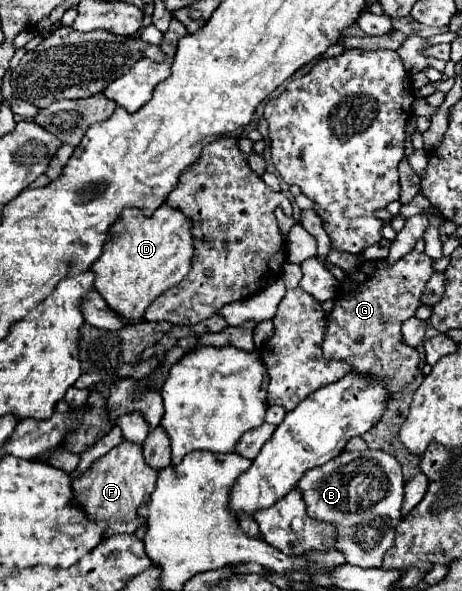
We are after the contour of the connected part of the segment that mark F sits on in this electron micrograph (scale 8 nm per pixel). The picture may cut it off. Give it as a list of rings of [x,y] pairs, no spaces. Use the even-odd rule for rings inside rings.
[[[122,440],[106,456],[96,460],[88,468],[88,472],[84,472],[80,478],[72,482],[72,490],[74,490],[72,504],[80,506],[86,512],[88,520],[108,524],[108,530],[104,530],[104,538],[116,534],[134,534],[140,526],[146,524],[146,518],[138,516],[138,508],[144,502],[148,502],[150,492],[154,490],[156,484],[156,476],[158,472],[146,466],[142,458],[142,446]]]

